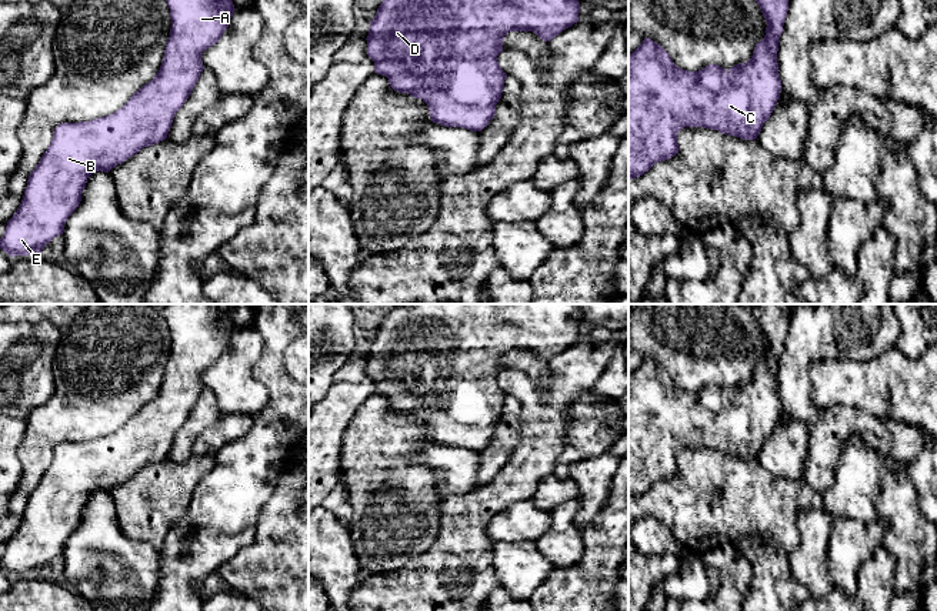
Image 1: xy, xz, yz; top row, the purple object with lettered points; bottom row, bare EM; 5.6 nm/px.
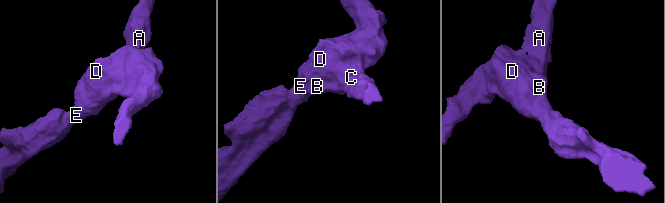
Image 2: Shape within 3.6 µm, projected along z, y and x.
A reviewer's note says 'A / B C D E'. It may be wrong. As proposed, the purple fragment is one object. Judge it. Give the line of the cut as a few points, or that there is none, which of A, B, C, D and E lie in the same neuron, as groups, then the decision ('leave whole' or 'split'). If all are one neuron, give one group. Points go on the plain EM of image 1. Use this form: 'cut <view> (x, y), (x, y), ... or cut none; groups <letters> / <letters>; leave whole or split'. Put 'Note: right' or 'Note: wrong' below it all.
cut none; groups A B C D E; leave whole
Note: wrong

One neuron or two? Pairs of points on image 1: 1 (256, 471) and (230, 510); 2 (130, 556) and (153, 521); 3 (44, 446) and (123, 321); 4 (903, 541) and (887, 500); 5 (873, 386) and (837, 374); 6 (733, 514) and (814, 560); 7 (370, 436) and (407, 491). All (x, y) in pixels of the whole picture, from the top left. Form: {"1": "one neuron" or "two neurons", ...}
{"1": "one neuron", "2": "two neurons", "3": "one neuron", "4": "one neuron", "5": "one neuron", "6": "two neurons", "7": "one neuron"}

